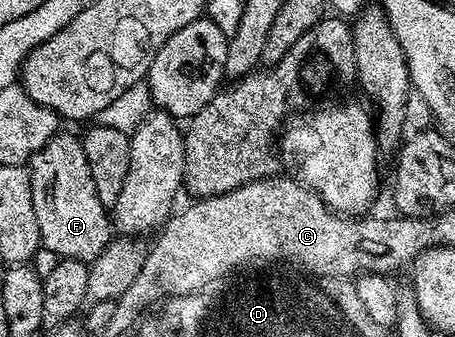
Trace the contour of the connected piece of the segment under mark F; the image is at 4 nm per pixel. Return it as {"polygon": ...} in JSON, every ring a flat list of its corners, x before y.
{"polygon":[[65,131,55,133,54,137,47,142,46,146,30,158,28,168,30,171,30,182,32,183,32,207,36,211,36,223,42,236,42,245,58,253,59,258,67,261,84,261,87,263,95,261,104,251,106,244,112,240,112,217,108,212,107,206,100,203,100,195,96,195,96,183,92,183,92,171,88,167,88,155,84,155,84,147,82,146,81,140,77,136,73,137,72,134,65,133]]}

